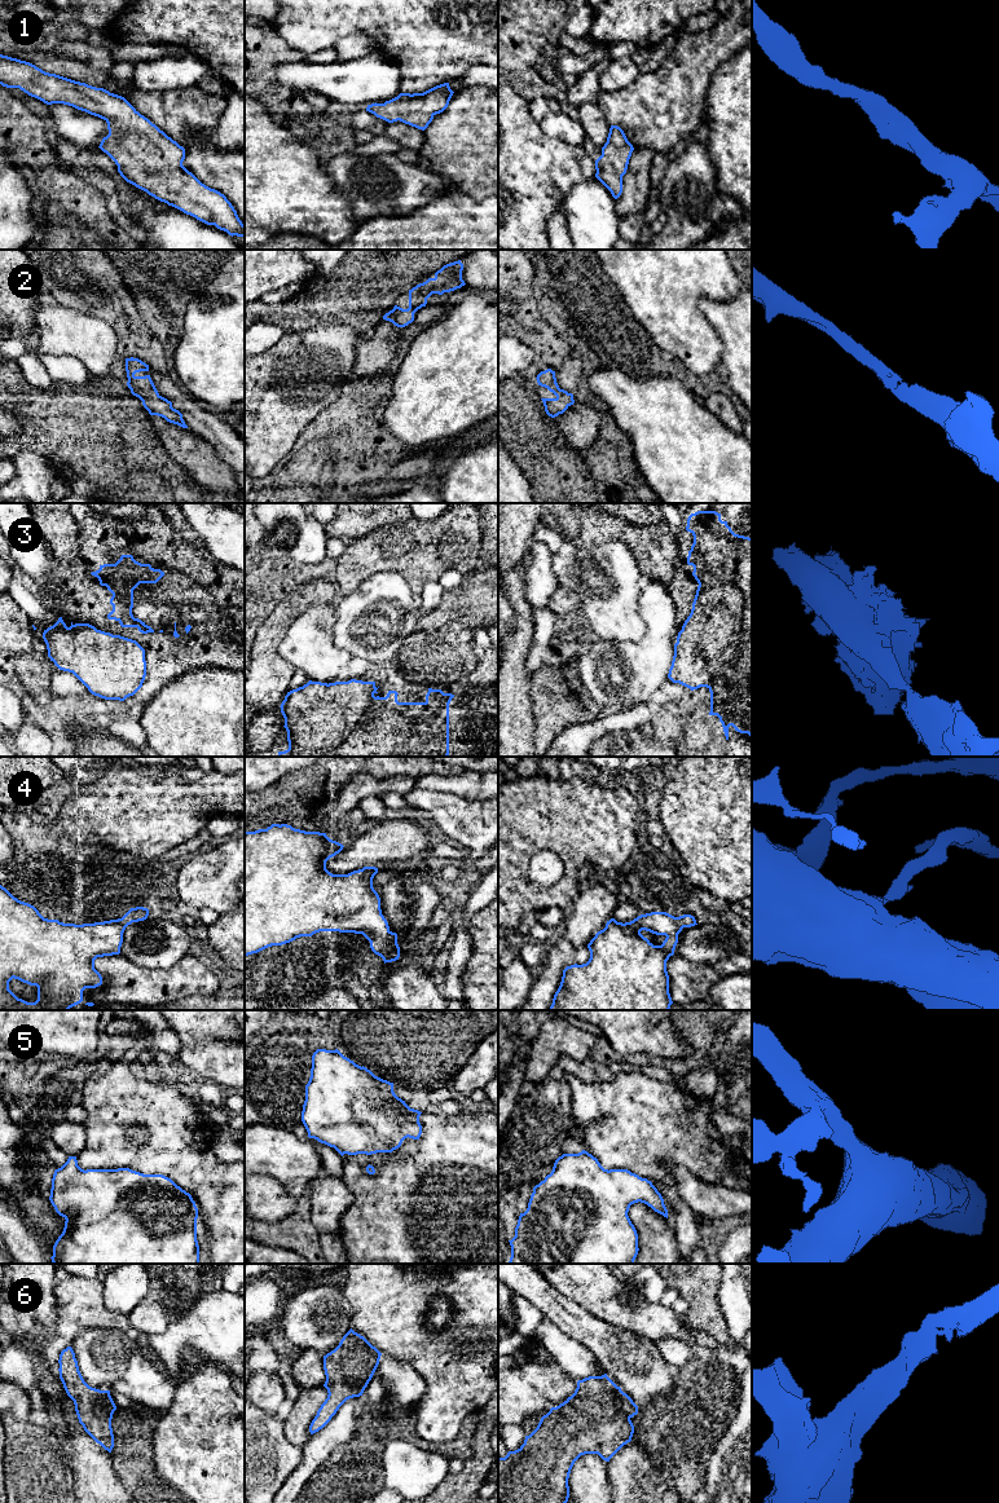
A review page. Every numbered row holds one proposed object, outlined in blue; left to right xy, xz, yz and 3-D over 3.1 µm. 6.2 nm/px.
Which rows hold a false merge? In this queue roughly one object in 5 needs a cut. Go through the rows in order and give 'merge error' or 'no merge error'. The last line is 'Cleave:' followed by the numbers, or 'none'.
1: no merge error
2: no merge error
3: no merge error
4: no merge error
5: no merge error
6: no merge error
Cleave: none

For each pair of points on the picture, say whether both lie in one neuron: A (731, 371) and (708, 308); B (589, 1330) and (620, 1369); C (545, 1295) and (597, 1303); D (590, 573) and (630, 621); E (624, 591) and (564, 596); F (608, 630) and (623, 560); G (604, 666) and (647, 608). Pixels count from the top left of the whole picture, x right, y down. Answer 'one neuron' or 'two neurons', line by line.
A: one neuron
B: one neuron
C: two neurons
D: one neuron
E: two neurons
F: one neuron
G: one neuron

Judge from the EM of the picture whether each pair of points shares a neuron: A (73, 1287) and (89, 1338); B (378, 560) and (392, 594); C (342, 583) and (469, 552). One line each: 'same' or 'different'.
A: different
B: different
C: same

